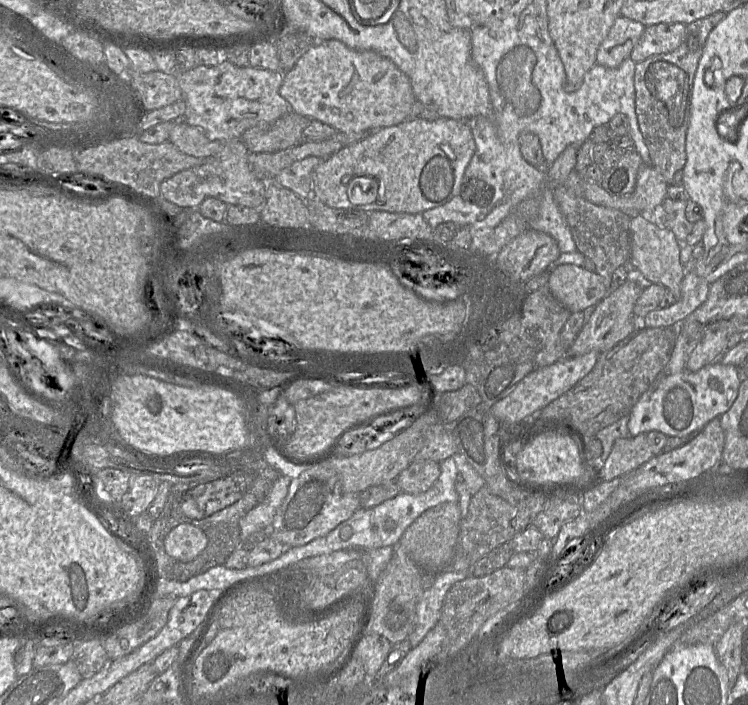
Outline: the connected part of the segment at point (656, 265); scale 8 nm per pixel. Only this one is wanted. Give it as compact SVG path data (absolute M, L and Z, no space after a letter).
M652 213L631 216L628 263L637 269L646 281L658 283L671 290L676 300L681 297L681 284L685 275L685 267L680 261L680 251L680 242L675 234L666 226L656 223Z

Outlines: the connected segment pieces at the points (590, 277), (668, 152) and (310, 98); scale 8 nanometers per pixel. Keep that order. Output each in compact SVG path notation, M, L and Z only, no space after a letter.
M562 264L550 272L547 286L552 295L564 307L570 312L577 312L595 307L612 291L613 282L612 286L608 287L604 282L604 278L596 272L591 272L584 267L573 264Z
M717 12L688 24L685 36L677 49L666 54L651 56L642 62L636 63L634 75L635 109L639 127L648 148L648 162L645 163L650 163L654 166L669 185L673 184L675 173L683 170L687 159L686 135L690 121L692 86L703 48L712 29L726 15L727 13Z
M339 40L317 41L306 53L304 53L296 62L294 67L284 73L284 79L279 90L281 96L290 104L291 110L296 114L318 120L330 125L339 132L359 132L376 131L384 127L394 126L410 118L410 112L416 97L413 93L409 77L403 73L391 60L380 55L376 51L354 50L346 46Z

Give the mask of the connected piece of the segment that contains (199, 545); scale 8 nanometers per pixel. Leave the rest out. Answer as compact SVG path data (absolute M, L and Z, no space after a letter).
M192 523L179 524L164 540L166 553L179 561L189 562L196 558L207 546L205 531Z

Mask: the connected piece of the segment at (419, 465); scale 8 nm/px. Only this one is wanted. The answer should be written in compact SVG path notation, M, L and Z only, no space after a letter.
M433 460L413 461L396 478L400 491L420 494L430 489L440 475L440 463Z

